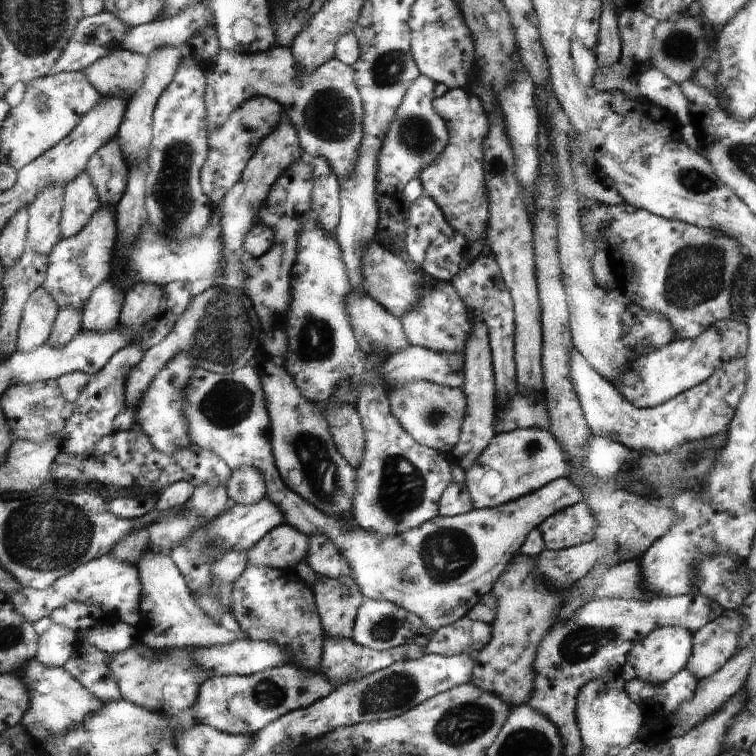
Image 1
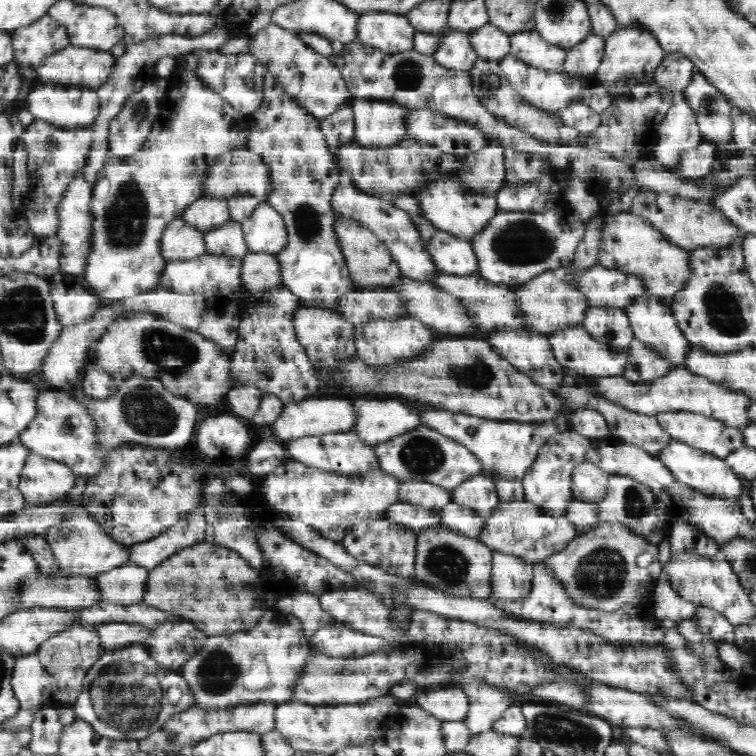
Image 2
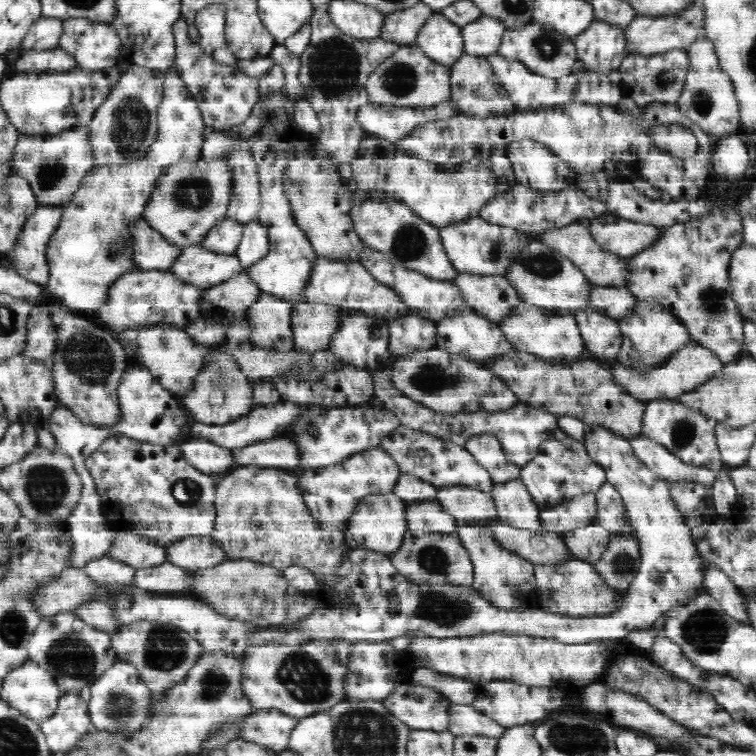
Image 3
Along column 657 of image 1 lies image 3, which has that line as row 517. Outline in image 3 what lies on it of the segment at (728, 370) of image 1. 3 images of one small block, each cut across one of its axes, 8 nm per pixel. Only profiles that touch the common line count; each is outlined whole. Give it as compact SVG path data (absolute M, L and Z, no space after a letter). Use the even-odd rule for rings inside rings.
M433 502L408 503L406 510L408 528L425 533L451 533L459 528L456 519Z

